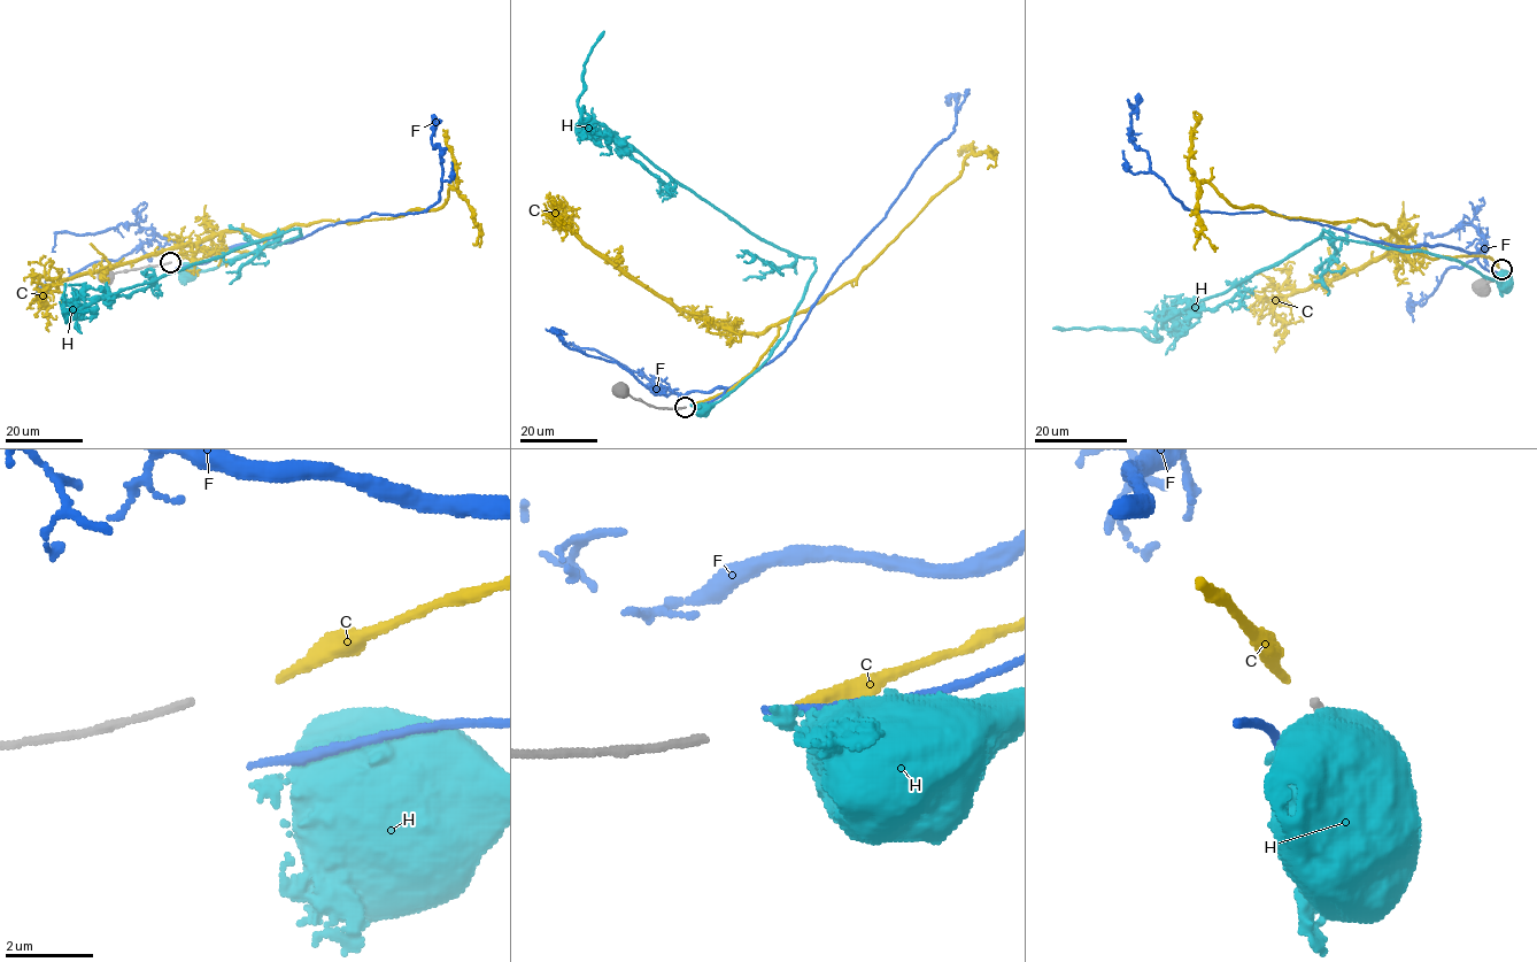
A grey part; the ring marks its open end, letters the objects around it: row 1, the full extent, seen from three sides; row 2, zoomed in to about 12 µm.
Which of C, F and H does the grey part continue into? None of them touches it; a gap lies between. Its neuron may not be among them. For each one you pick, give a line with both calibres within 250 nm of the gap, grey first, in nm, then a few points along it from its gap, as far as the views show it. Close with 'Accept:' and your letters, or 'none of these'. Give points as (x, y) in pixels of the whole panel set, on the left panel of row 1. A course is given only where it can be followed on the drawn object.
C: Thickness 180 nm (grey) against 200 nm. Its course: (178, 261), (254, 253), (294, 224), (437, 210), (449, 189), (472, 213), (481, 237), (472, 243)
Accept: C

